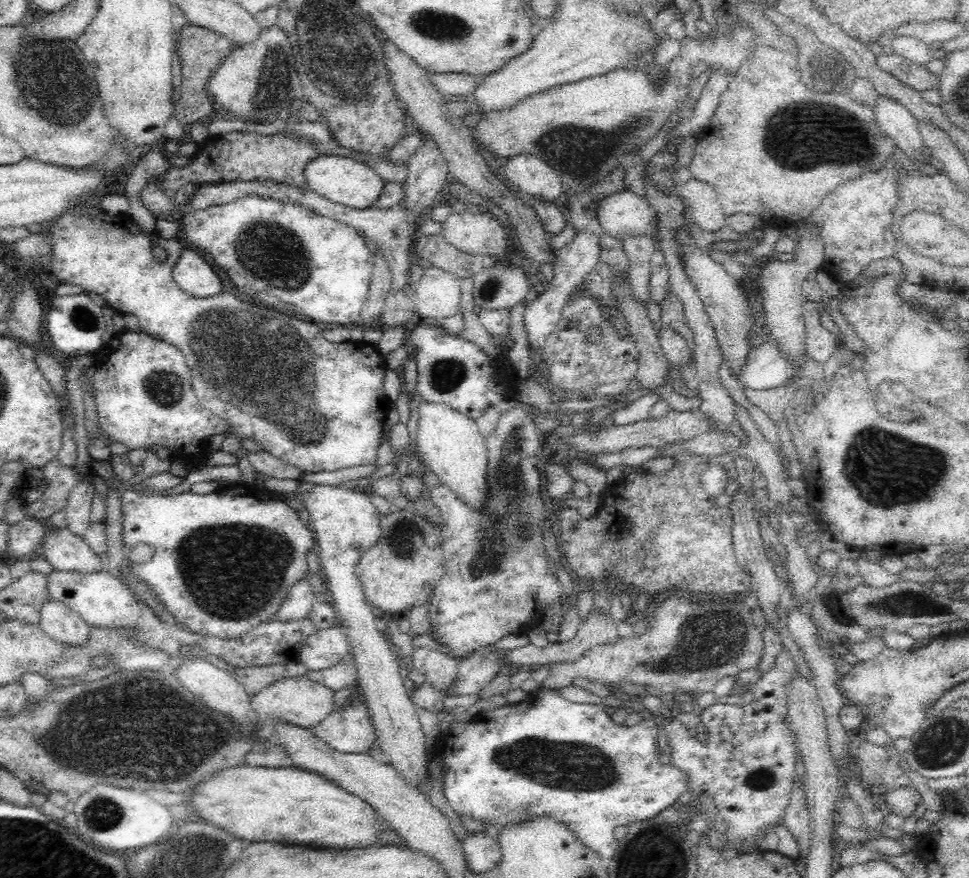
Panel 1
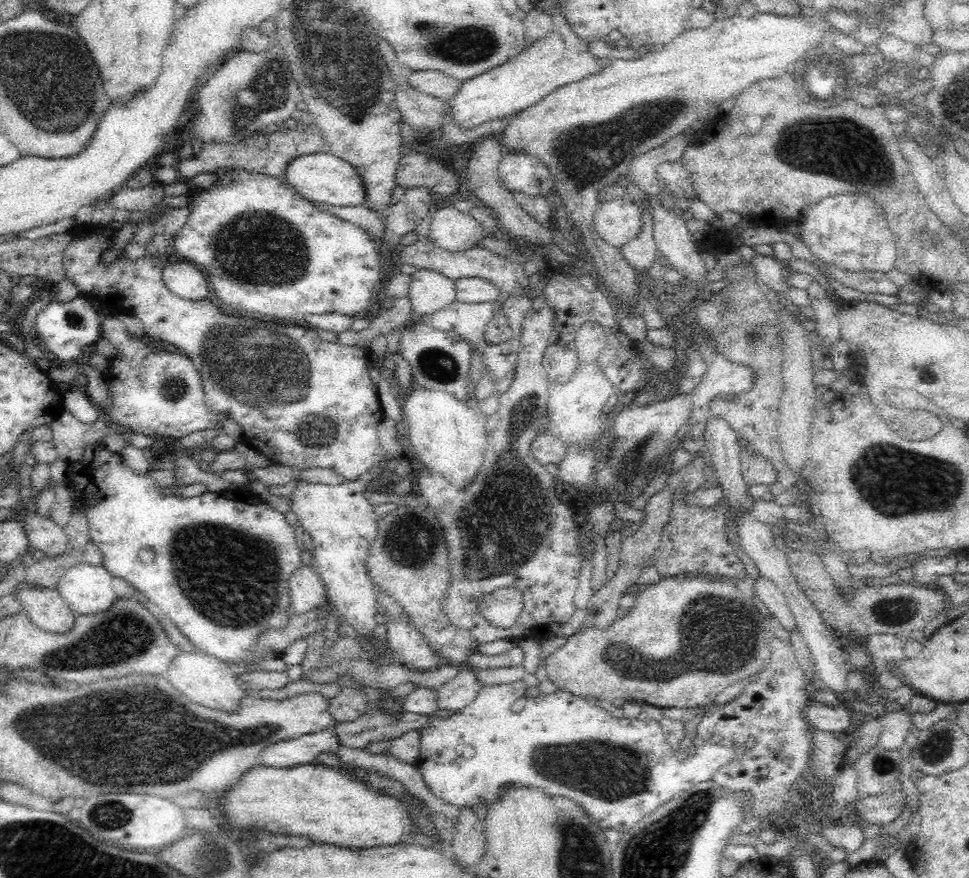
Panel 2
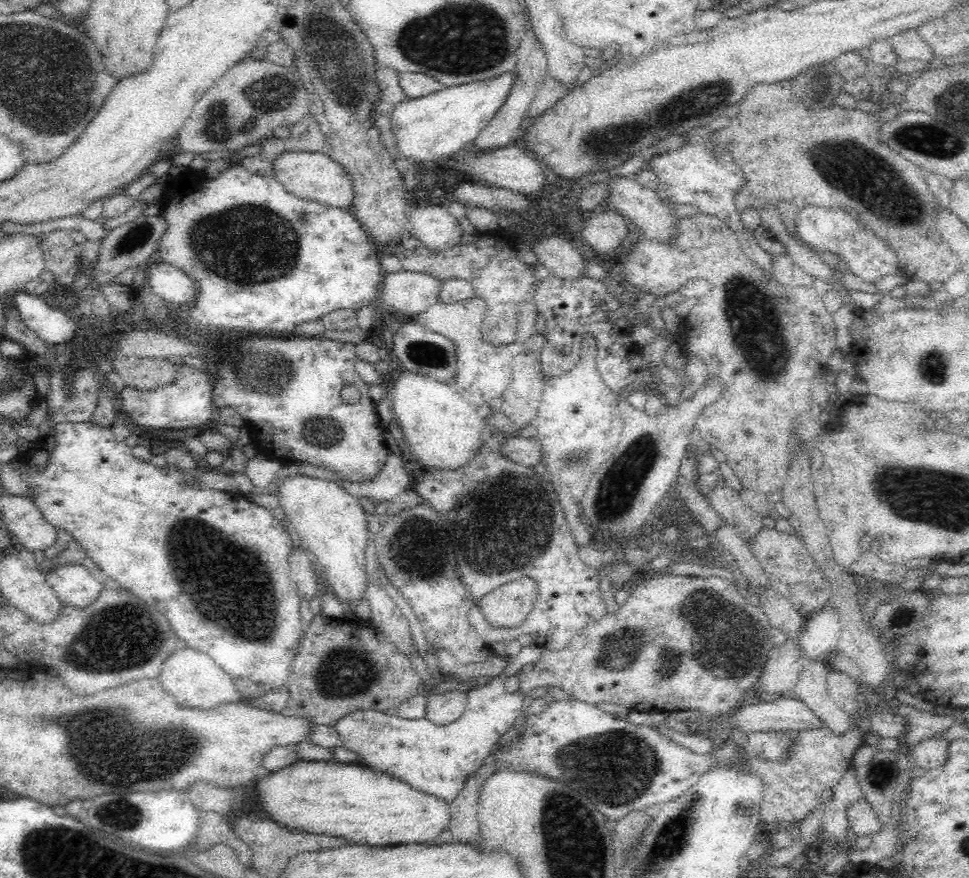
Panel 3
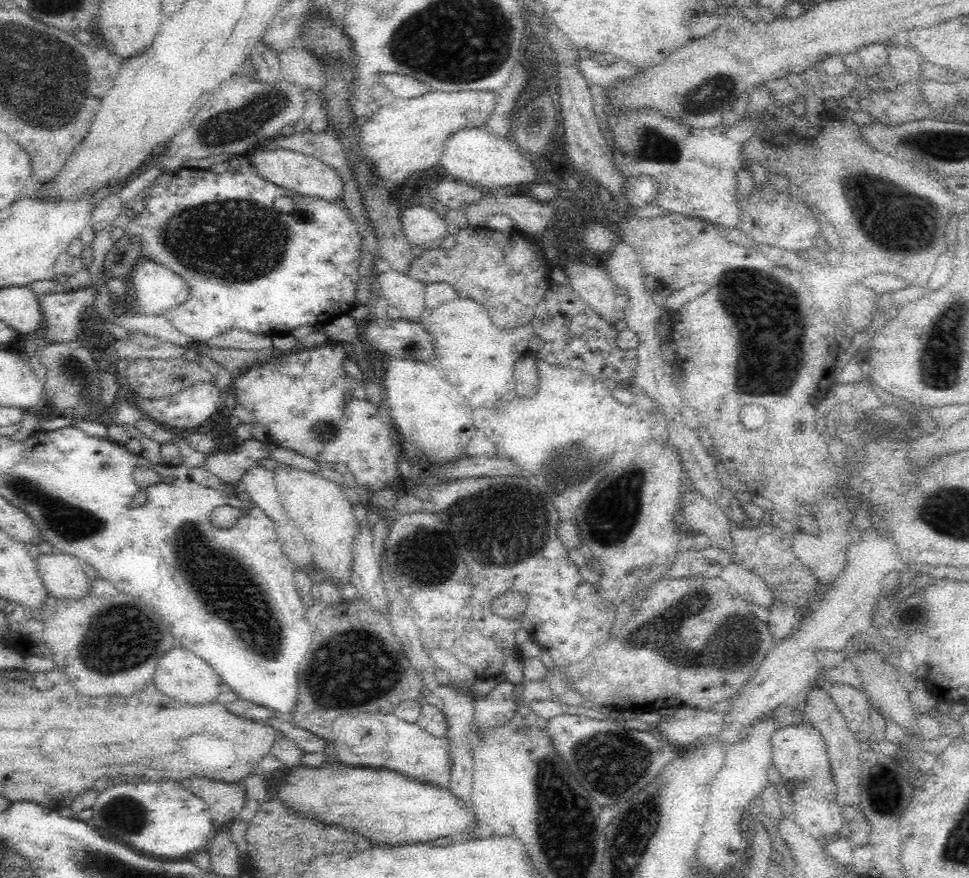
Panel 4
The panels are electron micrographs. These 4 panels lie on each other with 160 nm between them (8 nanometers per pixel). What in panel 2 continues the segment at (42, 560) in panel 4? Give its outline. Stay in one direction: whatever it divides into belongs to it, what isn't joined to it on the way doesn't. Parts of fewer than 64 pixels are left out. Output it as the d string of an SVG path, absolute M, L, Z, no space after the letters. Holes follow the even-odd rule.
M82 563L71 567L58 580L57 589L62 599L66 601L75 614L96 614L96 612L112 606L119 598L114 593L112 578L102 565L92 566L89 563Z

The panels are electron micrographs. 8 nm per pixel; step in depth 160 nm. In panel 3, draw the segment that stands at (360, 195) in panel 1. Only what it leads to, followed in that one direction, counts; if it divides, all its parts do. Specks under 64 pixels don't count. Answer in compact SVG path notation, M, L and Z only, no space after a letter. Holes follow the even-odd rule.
M286 151L273 161L271 176L280 181L284 188L298 198L312 199L334 208L351 209L354 187L347 171L330 157L320 152Z

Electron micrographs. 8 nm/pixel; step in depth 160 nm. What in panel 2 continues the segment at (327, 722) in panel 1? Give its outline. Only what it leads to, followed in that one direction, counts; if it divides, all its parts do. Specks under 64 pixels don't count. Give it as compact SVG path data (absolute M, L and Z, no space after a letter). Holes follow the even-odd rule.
M332 729L305 734L271 744L257 756L257 764L274 768L288 768L299 764L310 764L323 752L340 748Z

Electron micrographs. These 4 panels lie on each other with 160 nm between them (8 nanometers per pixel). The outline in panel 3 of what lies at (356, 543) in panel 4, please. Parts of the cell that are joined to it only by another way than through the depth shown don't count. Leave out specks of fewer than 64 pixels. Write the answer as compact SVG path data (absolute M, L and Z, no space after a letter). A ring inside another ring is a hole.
M368 572L367 579L364 598L367 599L368 607L372 612L370 622L379 628L404 655L410 654L415 647L404 611L398 609L396 603L390 599L378 582L370 580Z

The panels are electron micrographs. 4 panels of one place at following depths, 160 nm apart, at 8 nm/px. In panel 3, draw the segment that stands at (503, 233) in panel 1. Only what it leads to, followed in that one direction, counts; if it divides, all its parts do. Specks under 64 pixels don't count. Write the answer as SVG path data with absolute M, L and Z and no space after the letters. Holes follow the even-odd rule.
M408 208L407 229L429 249L447 249L460 245L460 226L445 208Z

